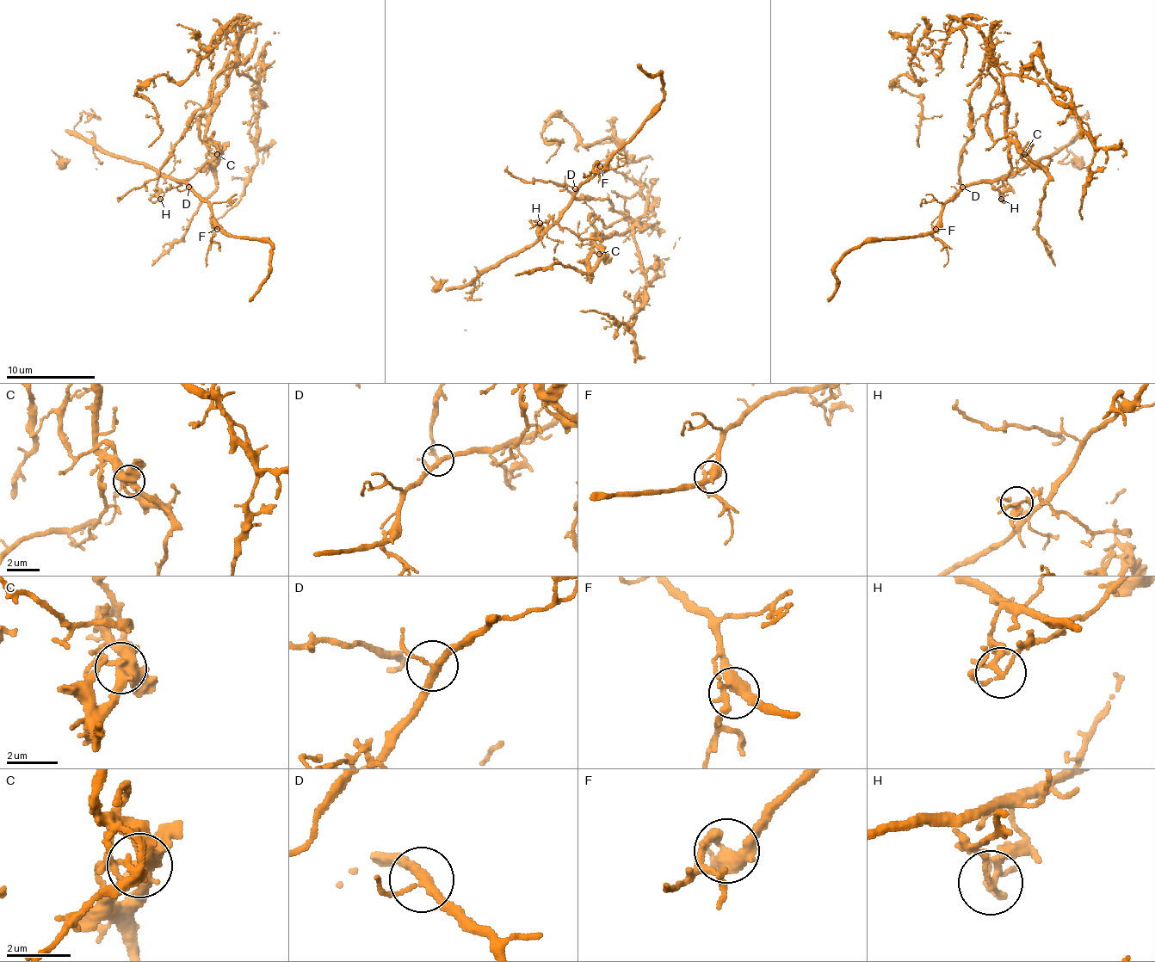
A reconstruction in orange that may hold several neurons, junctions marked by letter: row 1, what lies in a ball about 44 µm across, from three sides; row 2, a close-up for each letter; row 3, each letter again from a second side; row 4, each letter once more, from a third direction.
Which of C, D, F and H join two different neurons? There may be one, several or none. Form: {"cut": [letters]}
{"cut": ["C", "H"]}

